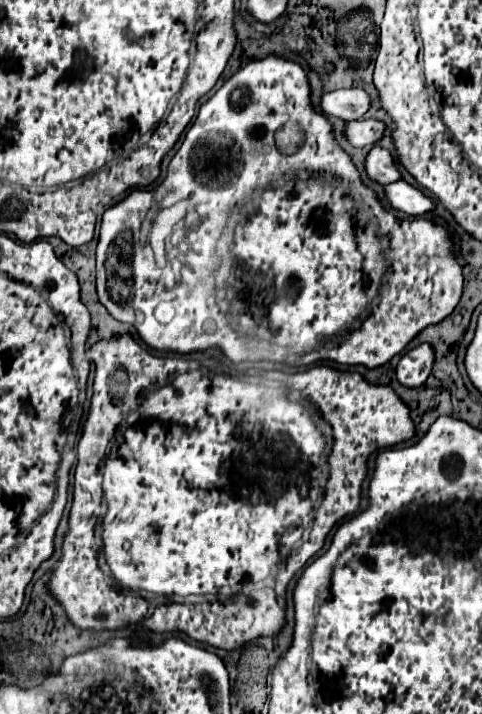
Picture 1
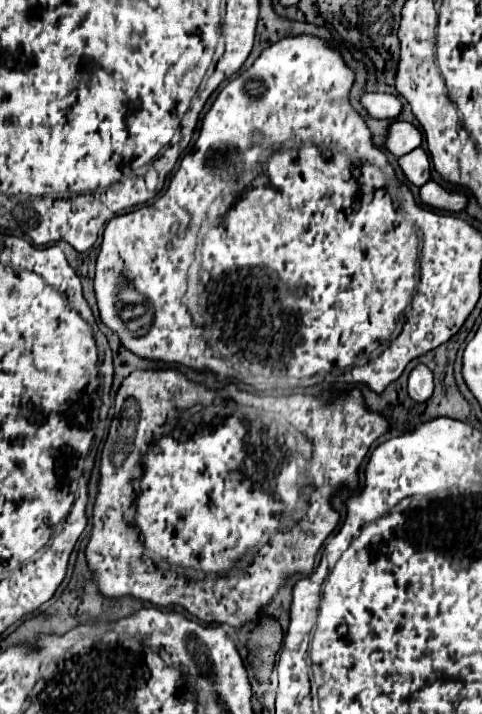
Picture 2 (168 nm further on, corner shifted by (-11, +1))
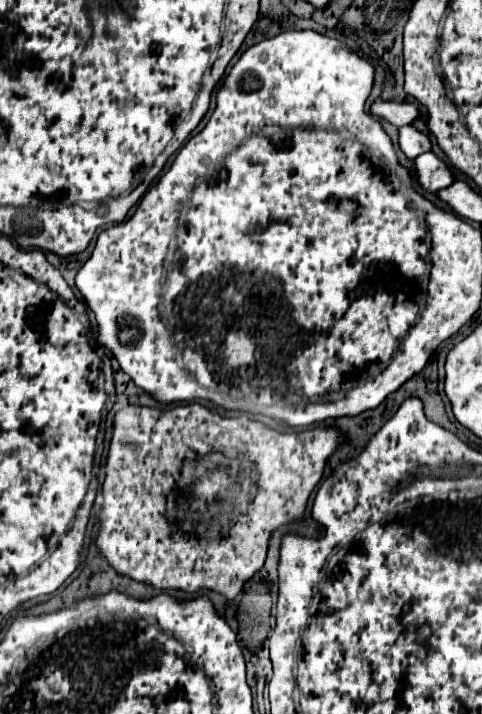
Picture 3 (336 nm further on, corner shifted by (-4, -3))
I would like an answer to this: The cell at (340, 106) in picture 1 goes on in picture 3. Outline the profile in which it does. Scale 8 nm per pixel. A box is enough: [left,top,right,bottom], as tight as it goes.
[371,101,421,127]

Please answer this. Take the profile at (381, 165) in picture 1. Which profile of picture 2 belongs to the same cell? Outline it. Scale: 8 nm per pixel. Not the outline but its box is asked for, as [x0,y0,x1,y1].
[398,147,430,187]

